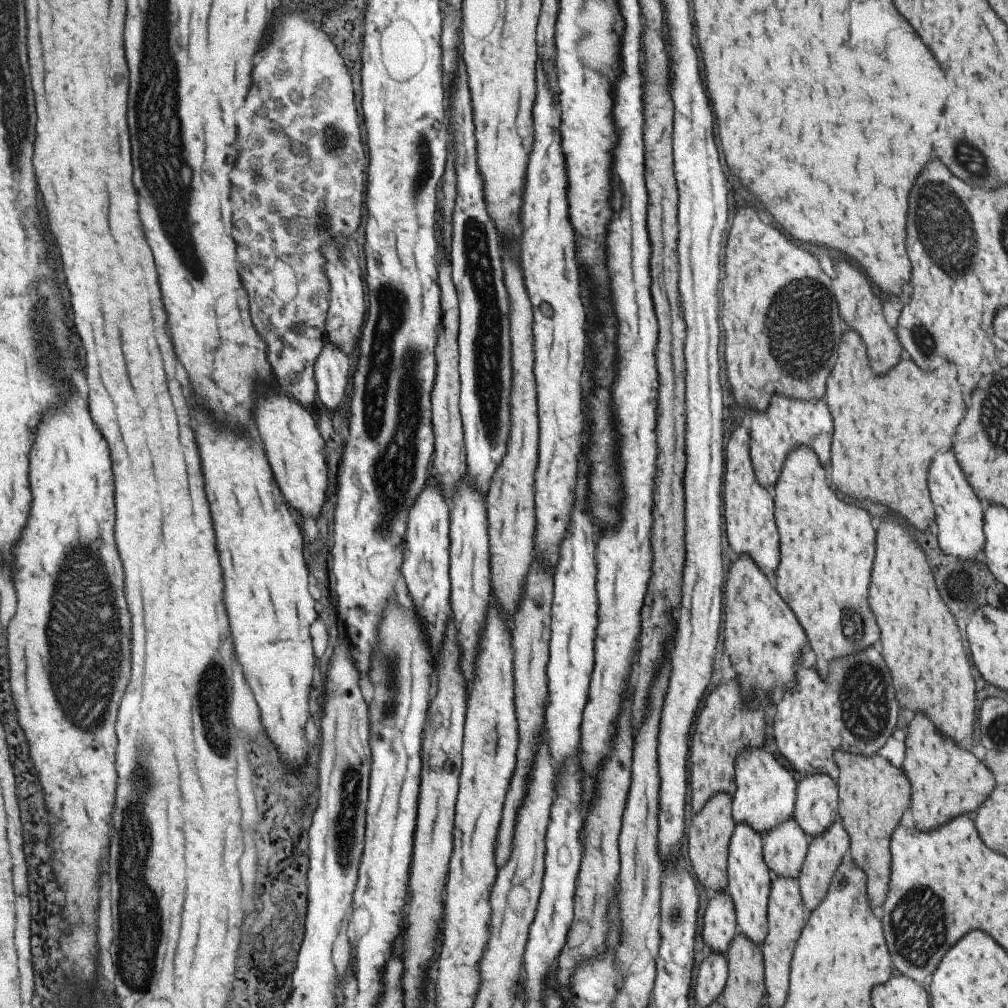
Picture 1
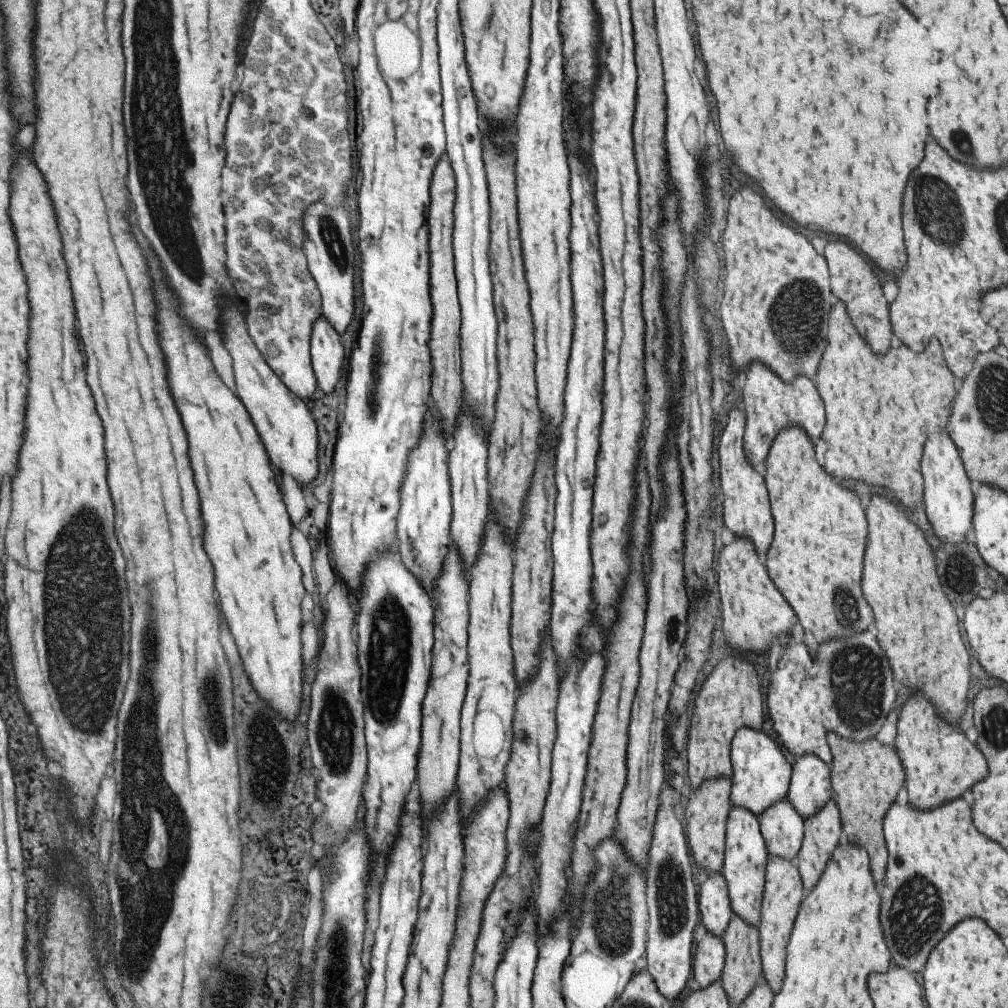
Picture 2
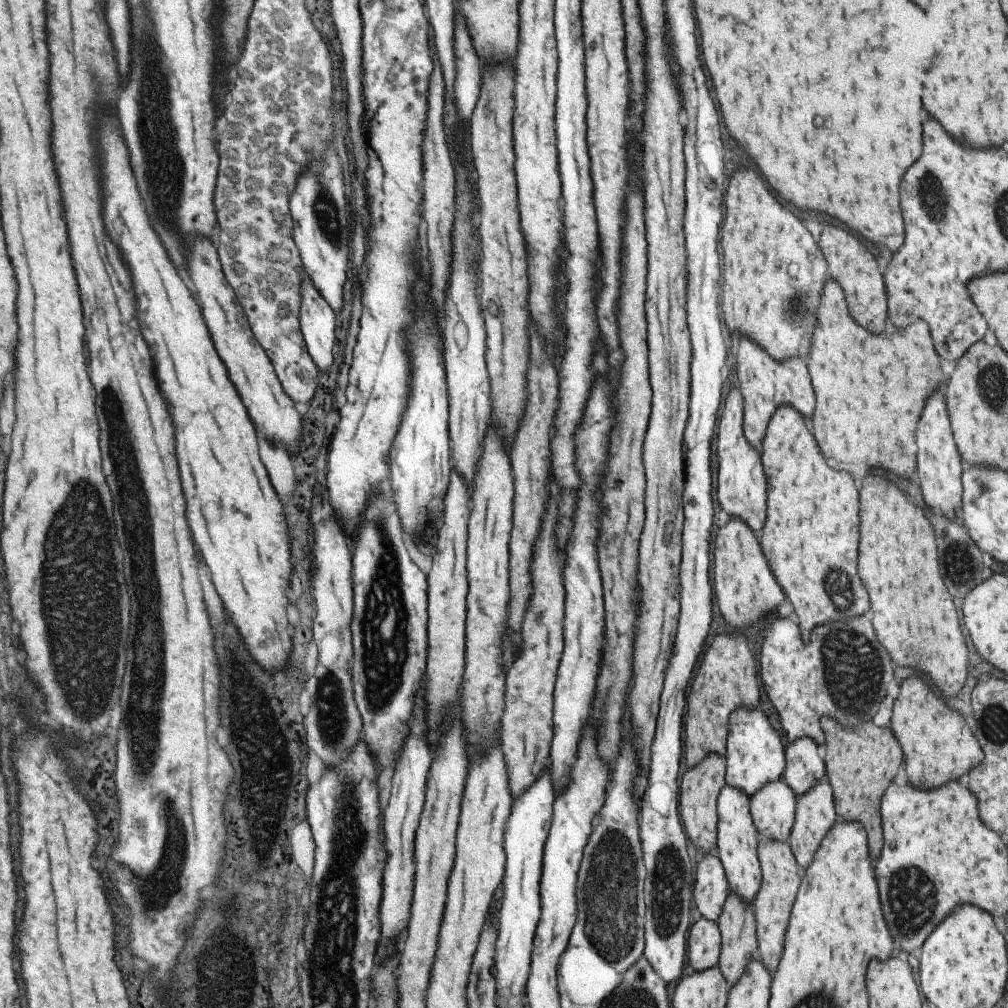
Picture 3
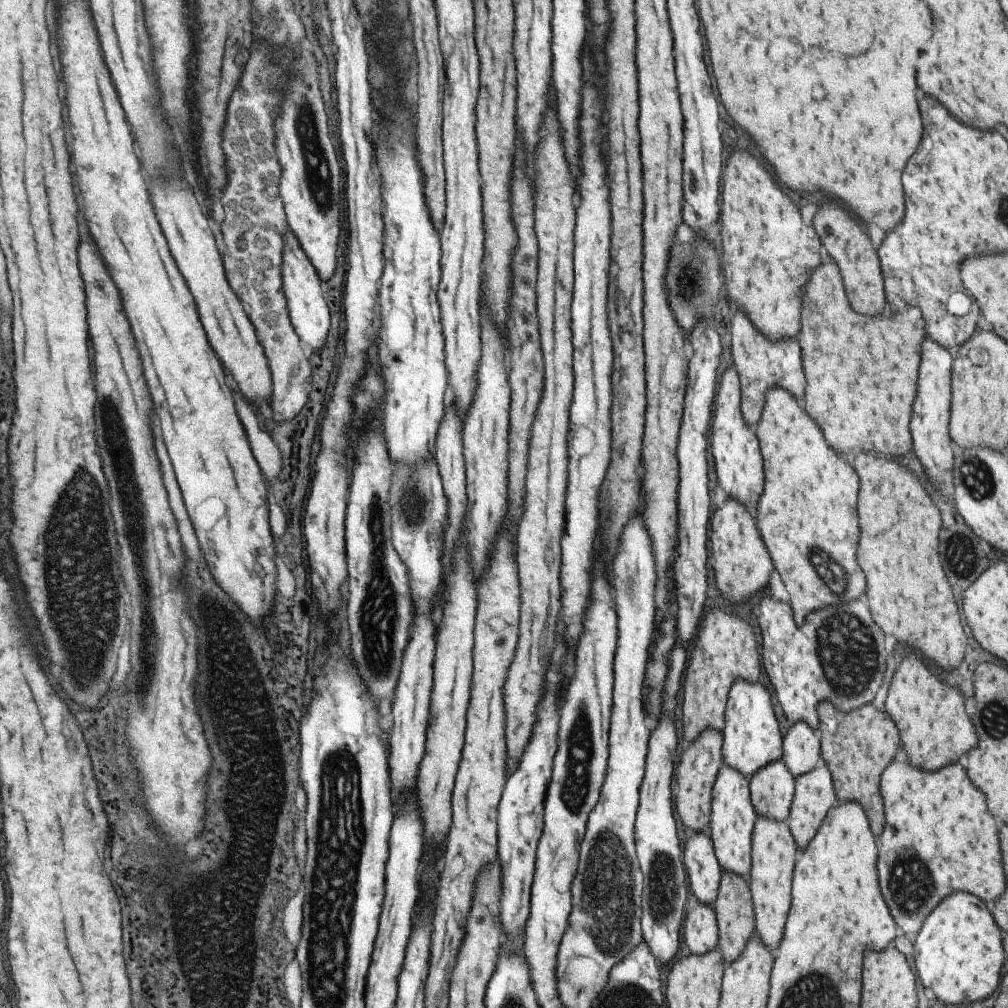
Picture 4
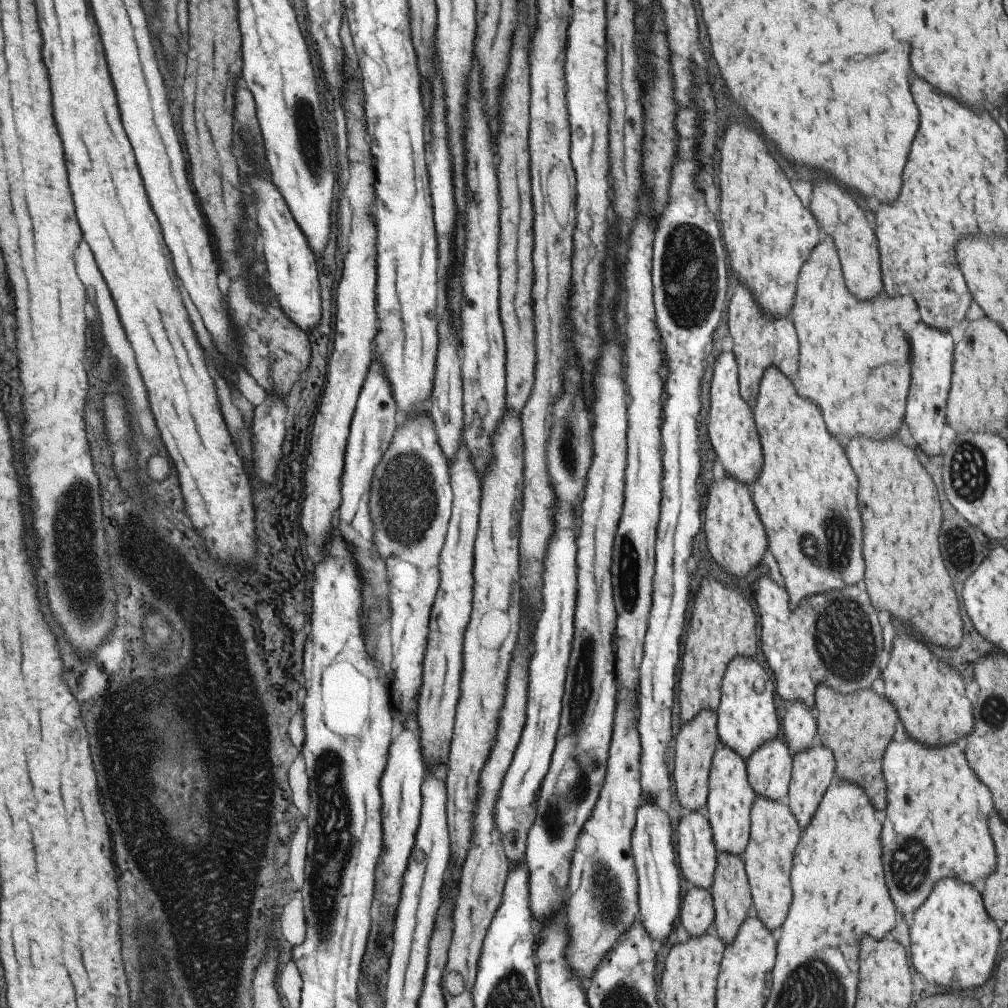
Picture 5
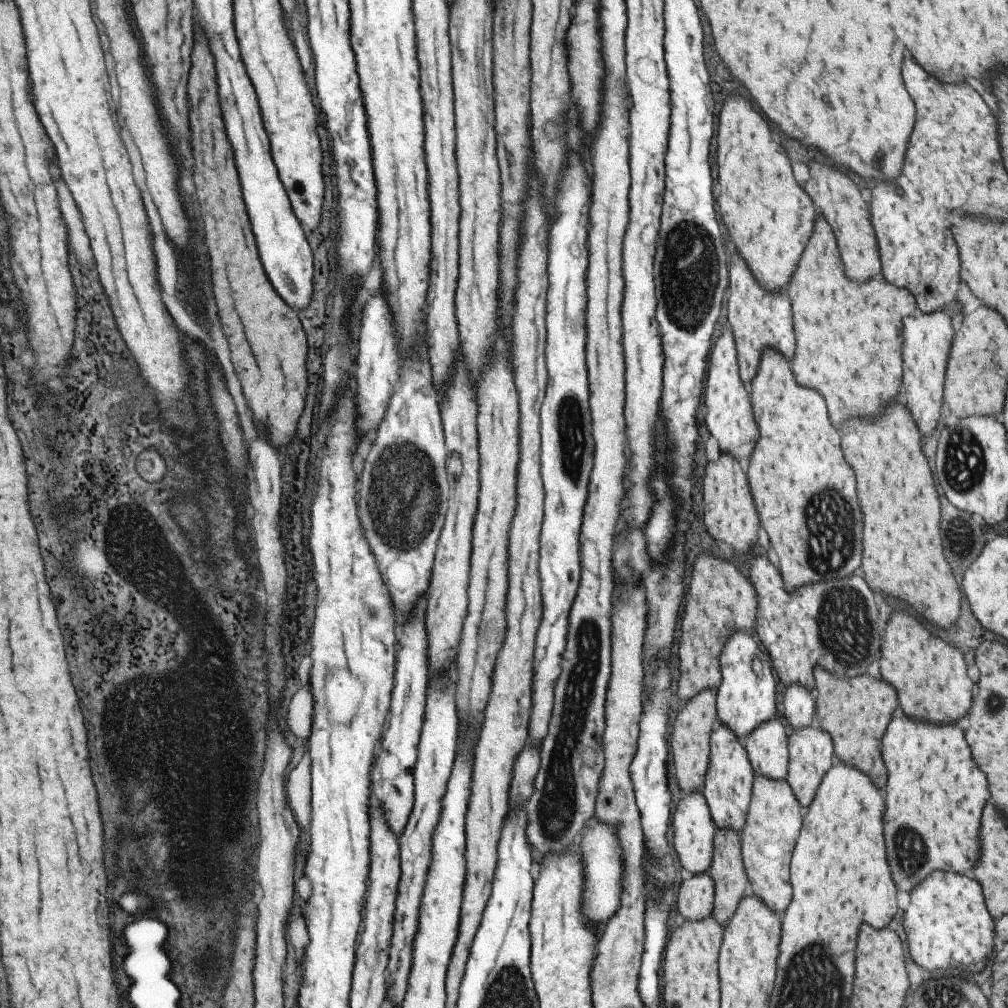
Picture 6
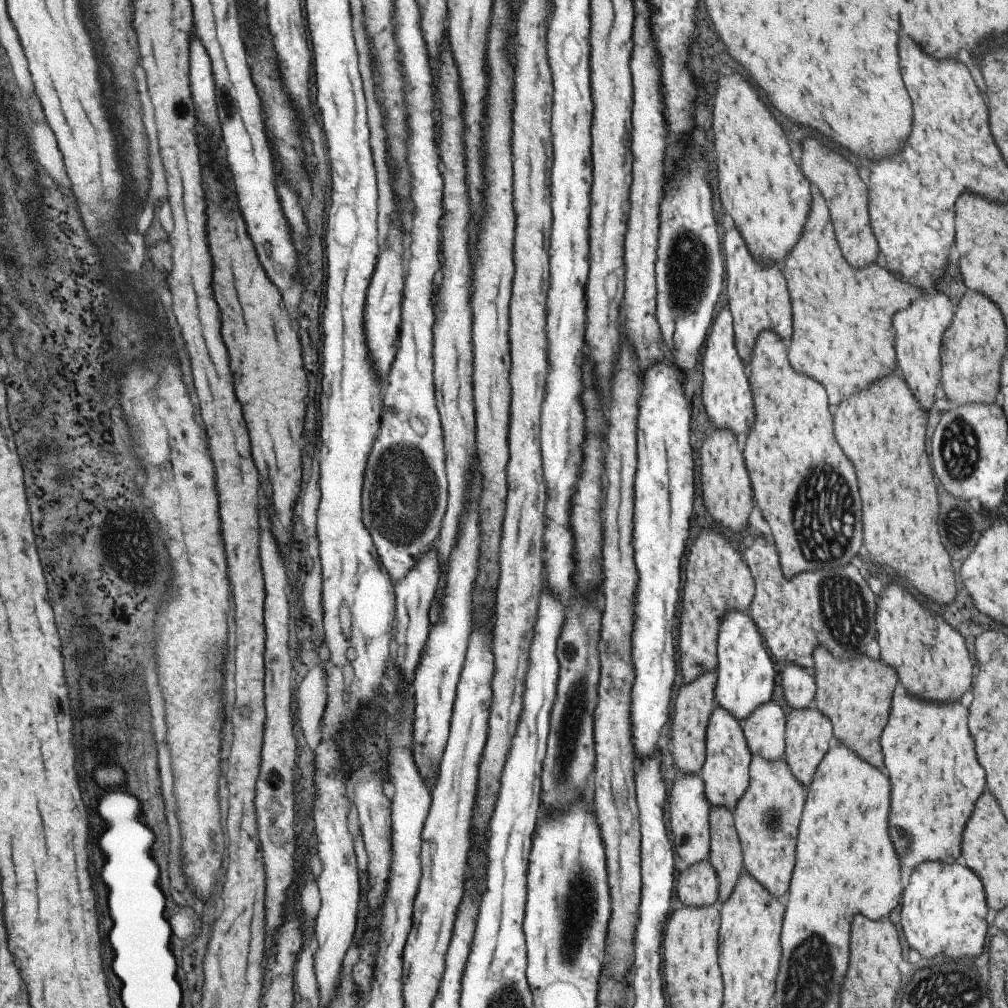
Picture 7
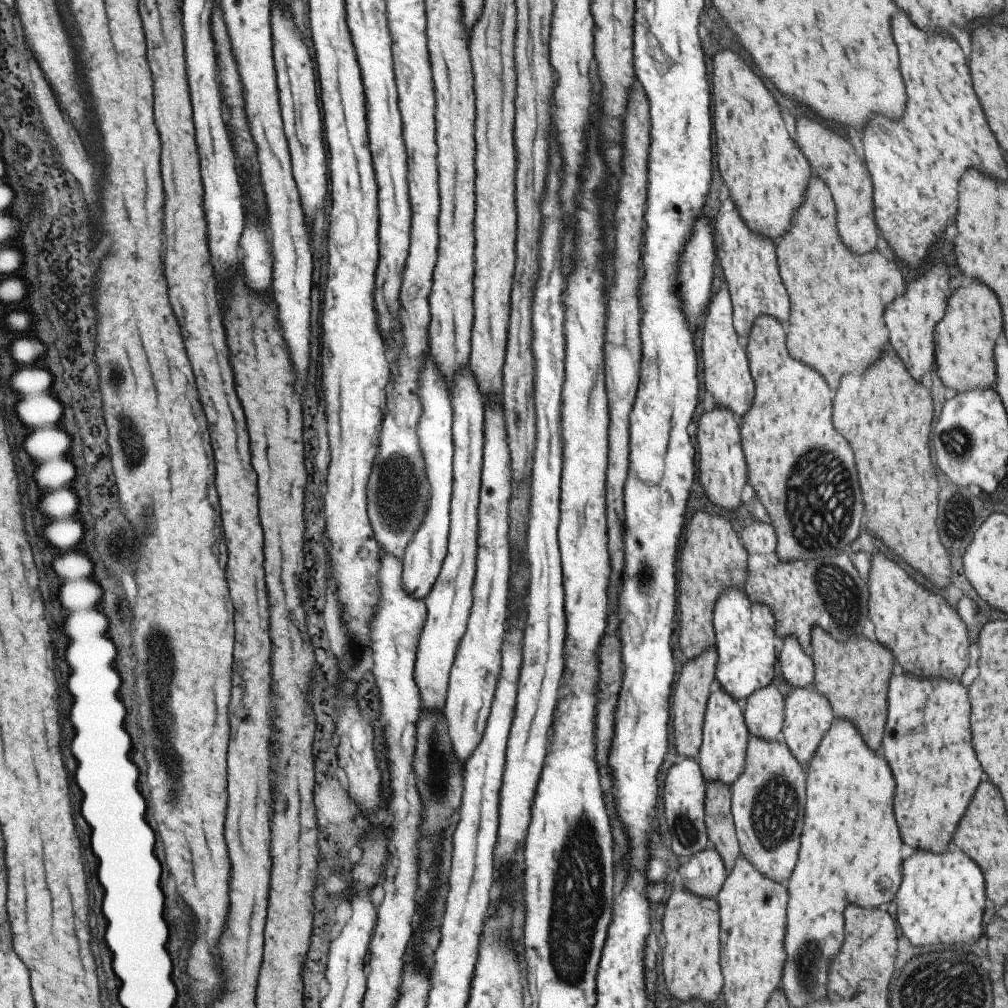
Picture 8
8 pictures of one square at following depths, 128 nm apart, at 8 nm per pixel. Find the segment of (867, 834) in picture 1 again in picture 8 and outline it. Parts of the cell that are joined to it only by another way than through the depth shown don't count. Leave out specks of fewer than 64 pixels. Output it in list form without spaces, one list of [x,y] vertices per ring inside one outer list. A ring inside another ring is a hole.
[[[813,626],[809,655],[814,672],[812,687],[817,694],[825,696],[834,720],[849,720],[861,732],[865,744],[871,750],[877,750],[885,724],[885,692],[887,678],[893,666],[891,652],[879,642],[871,642],[862,636],[837,642],[829,634],[825,634],[825,630]]]

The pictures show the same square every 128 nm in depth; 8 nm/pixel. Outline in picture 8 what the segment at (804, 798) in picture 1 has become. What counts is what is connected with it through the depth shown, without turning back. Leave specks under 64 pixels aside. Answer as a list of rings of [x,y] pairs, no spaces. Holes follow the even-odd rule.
[[[795,636],[783,638],[779,652],[779,666],[785,681],[791,688],[809,688],[813,684],[813,663],[809,653],[799,648]]]

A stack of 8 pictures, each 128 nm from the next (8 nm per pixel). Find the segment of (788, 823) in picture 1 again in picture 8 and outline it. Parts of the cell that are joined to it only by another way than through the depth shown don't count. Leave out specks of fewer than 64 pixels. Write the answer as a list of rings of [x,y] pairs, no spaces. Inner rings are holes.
[[[769,683],[765,688],[755,690],[742,705],[749,737],[763,738],[765,742],[780,739],[784,701],[775,686]]]

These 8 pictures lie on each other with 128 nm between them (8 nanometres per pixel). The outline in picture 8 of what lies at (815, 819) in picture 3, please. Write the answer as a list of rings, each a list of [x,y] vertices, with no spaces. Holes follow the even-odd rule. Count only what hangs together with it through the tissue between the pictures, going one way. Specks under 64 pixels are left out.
[[[812,686],[809,688],[792,688],[785,696],[783,716],[779,737],[789,748],[793,758],[800,762],[802,767],[803,764],[806,766],[807,762],[813,758],[821,738],[825,736],[825,732],[835,721],[829,702],[825,700],[825,696],[817,694]]]

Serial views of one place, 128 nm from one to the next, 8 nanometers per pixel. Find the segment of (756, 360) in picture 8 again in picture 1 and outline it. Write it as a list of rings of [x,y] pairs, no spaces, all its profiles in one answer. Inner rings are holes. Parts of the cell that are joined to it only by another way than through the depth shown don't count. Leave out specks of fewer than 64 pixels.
[[[798,446],[797,450],[789,450],[785,462],[781,464],[781,472],[773,486],[772,499],[775,506],[774,524],[778,533],[778,564],[774,571],[773,588],[802,627],[806,642],[815,655],[816,675],[821,679],[825,679],[830,661],[849,655],[849,652],[856,652],[857,648],[865,648],[879,638],[875,620],[865,602],[875,532],[867,512],[851,502],[841,500],[829,486],[825,486],[824,476],[823,467],[813,451],[808,446]],[[847,610],[857,612],[861,622],[859,616],[853,614],[854,624],[847,624]],[[853,626],[858,628],[856,633],[861,640],[855,640]]]

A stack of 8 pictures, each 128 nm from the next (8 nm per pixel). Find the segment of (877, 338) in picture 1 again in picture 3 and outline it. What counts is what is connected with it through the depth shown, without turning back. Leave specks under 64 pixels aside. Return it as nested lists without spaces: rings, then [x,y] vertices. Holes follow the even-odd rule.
[[[825,224],[821,234],[819,234],[819,242],[817,246],[823,252],[825,259],[828,278],[835,280],[844,292],[844,299],[847,310],[851,314],[851,318],[867,328],[869,332],[881,332],[883,328],[869,328],[869,322],[875,318],[881,318],[881,322],[885,320],[886,314],[886,290],[884,289],[884,280],[881,278],[881,272],[877,270],[877,262],[873,258],[873,254],[863,246],[863,242],[859,242],[857,236],[853,236],[851,232],[839,228],[839,226],[831,226]]]

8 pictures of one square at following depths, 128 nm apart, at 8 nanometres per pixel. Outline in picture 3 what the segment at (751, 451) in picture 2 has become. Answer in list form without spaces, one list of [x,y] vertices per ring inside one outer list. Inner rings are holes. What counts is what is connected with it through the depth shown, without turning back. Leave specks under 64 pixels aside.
[[[748,338],[738,339],[739,344],[734,348],[734,355],[735,372],[743,402],[742,431],[749,446],[758,450],[761,446],[761,438],[765,434],[765,428],[769,424],[769,418],[777,410],[777,406],[789,404],[803,418],[809,418],[813,410],[813,392],[811,392],[809,376],[805,370],[805,360],[787,358],[785,362],[775,362],[755,342],[751,342]]]

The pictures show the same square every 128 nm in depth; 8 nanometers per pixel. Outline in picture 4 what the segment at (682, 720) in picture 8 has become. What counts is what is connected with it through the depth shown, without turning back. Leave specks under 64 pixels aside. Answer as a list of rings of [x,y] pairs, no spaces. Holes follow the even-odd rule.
[[[703,730],[685,750],[679,752],[679,762],[675,768],[675,810],[687,833],[707,832],[709,811],[711,810],[711,793],[719,768],[722,765],[722,736],[716,730]]]

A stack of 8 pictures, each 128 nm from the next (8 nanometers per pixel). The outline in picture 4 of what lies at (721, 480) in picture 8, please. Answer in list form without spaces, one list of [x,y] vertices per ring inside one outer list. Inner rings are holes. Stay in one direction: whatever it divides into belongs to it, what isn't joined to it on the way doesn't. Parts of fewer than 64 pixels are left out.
[[[725,498],[721,508],[713,508],[709,520],[709,550],[713,556],[711,567],[715,584],[729,604],[740,604],[769,584],[774,568],[769,553],[757,532],[755,519],[733,498]]]

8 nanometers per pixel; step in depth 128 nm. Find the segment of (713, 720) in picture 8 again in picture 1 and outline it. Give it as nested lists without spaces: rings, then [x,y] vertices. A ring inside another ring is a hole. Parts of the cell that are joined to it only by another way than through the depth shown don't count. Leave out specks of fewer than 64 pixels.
[[[735,824],[726,857],[726,890],[734,911],[736,930],[753,944],[761,944],[767,934],[766,905],[771,873],[762,858],[762,835],[747,824]]]

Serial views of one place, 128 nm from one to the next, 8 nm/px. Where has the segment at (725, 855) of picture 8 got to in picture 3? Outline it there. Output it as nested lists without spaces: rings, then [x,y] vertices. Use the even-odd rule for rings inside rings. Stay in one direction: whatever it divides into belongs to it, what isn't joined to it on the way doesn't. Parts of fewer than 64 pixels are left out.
[[[728,892],[727,898],[725,898],[725,904],[723,904],[723,908],[721,908],[721,914],[719,914],[719,918],[717,918],[715,923],[720,932],[721,944],[717,967],[723,975],[725,982],[732,987],[735,986],[735,982],[741,978],[745,966],[756,958],[757,945],[752,905],[741,902],[741,900],[737,898],[737,894]]]

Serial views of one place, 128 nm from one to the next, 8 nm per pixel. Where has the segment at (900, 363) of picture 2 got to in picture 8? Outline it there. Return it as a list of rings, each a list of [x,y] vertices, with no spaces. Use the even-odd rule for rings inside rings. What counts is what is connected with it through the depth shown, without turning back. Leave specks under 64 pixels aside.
[[[809,178],[807,182],[807,190],[805,190],[805,198],[803,198],[803,204],[795,210],[793,214],[793,222],[789,226],[789,230],[779,238],[777,242],[777,248],[775,248],[775,256],[777,256],[777,266],[779,266],[779,276],[783,280],[783,286],[789,294],[789,328],[787,328],[787,352],[791,358],[795,360],[801,360],[803,364],[815,368],[821,376],[825,376],[825,382],[829,382],[829,388],[835,388],[837,382],[839,382],[839,376],[843,372],[857,372],[857,370],[863,370],[865,366],[869,366],[873,360],[879,358],[883,346],[887,344],[887,330],[885,330],[885,324],[883,324],[883,308],[887,308],[895,298],[899,298],[903,292],[905,292],[906,282],[901,276],[897,264],[895,264],[893,258],[885,258],[881,252],[875,249],[875,252],[869,252],[869,254],[853,254],[849,252],[843,242],[839,240],[837,236],[837,228],[835,228],[835,205],[833,204],[833,199],[831,194],[829,194],[829,189],[825,186],[825,182],[821,178]]]

